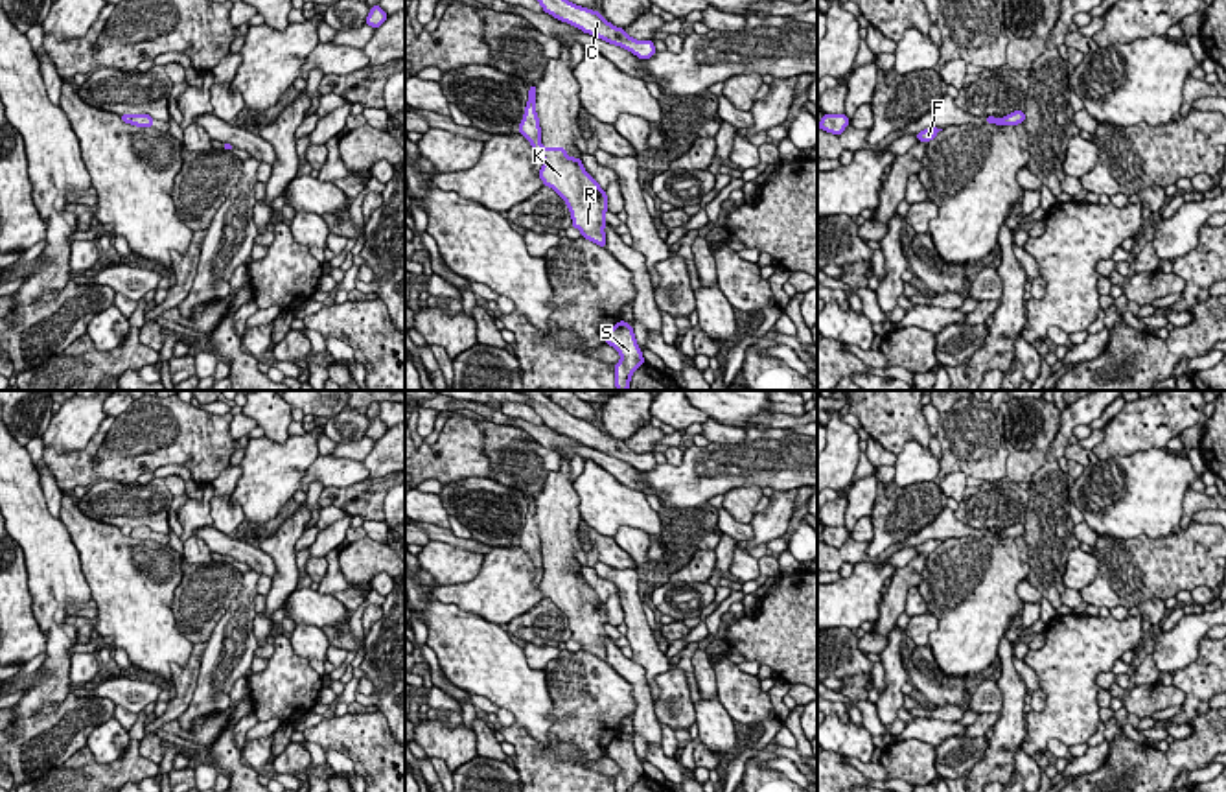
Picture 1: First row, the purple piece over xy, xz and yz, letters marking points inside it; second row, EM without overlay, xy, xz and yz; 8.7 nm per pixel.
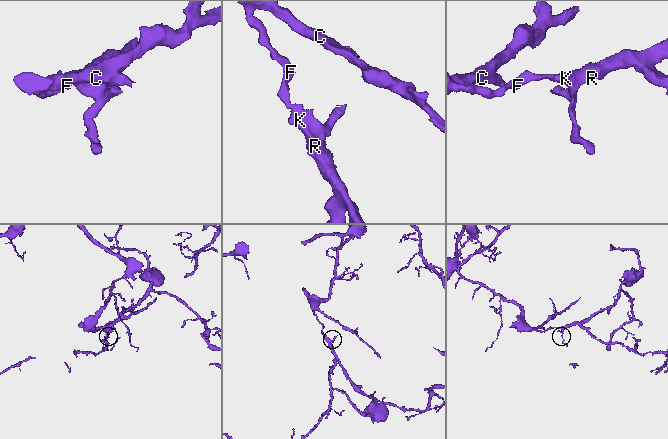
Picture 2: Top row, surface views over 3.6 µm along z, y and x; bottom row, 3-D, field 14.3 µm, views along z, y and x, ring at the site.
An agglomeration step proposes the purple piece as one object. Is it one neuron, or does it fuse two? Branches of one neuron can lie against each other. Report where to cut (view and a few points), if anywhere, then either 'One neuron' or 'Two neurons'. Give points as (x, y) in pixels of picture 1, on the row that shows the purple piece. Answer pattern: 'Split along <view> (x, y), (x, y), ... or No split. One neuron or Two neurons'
Split along xz (542, 148), (543, 153). Two neurons

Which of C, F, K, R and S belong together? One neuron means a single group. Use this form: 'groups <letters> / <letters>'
groups C F / K R S

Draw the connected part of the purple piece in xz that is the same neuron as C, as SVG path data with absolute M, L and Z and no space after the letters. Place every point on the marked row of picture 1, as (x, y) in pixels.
M538 0L545 13L567 22L584 33L620 46L639 59L650 59L657 50L652 41L635 41L622 28L609 24L598 11L576 6L569 0Z

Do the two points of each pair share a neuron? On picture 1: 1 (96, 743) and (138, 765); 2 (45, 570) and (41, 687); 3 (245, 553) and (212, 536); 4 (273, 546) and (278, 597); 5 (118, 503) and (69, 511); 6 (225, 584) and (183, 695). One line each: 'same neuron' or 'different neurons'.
1: different neurons
2: same neuron
3: same neuron
4: same neuron
5: different neurons
6: same neuron

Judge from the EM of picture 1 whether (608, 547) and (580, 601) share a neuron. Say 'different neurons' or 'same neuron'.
different neurons

